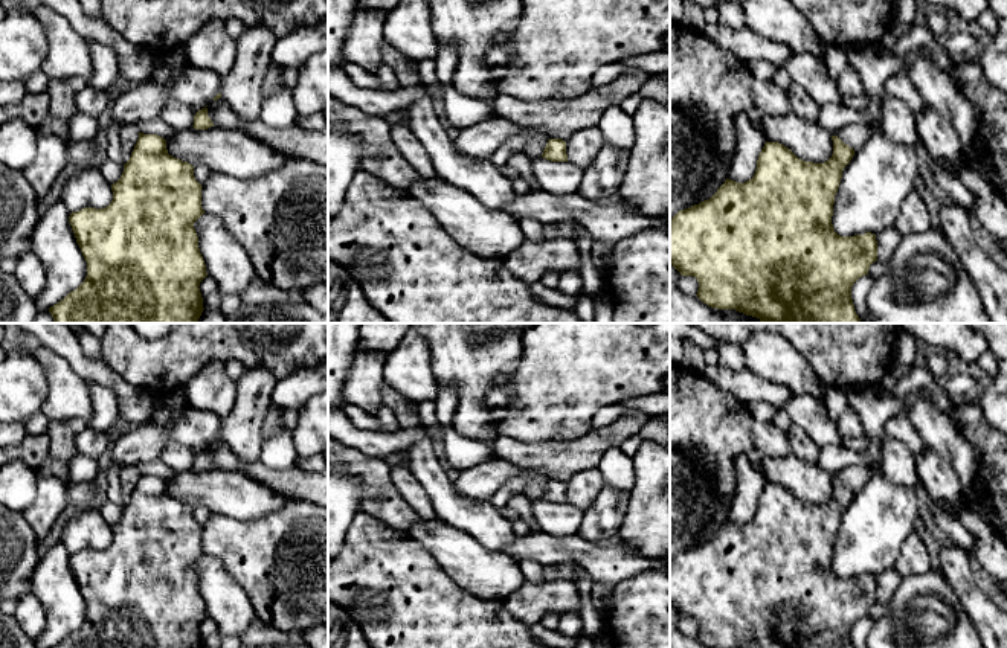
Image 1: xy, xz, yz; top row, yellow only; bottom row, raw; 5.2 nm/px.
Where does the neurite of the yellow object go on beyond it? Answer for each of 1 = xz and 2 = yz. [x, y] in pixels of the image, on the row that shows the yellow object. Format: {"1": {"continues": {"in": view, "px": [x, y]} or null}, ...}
{"1": {"continues": null}, "2": {"continues": null}}

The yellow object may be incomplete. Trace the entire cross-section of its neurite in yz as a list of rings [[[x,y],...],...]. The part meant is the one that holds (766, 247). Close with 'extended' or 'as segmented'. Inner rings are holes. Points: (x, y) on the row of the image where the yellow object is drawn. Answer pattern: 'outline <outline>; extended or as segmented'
outline [[[832,136],[832,140],[833,154],[824,163],[804,162],[784,145],[778,142],[766,142],[751,180],[737,183],[726,178],[709,200],[679,210],[670,220],[670,265],[673,265],[682,276],[693,276],[697,279],[699,290],[696,296],[703,303],[717,310],[735,310],[746,316],[757,317],[761,323],[862,323],[854,311],[851,287],[859,277],[868,274],[870,265],[877,261],[877,241],[876,235],[871,232],[854,236],[841,236],[833,229],[832,217],[835,195],[842,178],[842,171],[853,159],[854,149],[845,145],[838,136]]]; as segmented

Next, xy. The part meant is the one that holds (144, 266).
outline [[[139,133],[107,207],[72,212],[69,223],[87,262],[84,282],[49,308],[53,323],[197,323],[203,313],[200,282],[208,276],[194,223],[204,213],[194,166],[168,154],[166,140]]]; as segmented

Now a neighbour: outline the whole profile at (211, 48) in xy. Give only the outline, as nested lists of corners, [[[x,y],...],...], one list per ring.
[[[209,20],[183,46],[188,63],[226,76],[236,56],[236,41],[227,34],[224,21]]]

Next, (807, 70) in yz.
[[[809,52],[792,53],[783,69],[789,73],[792,84],[803,87],[819,107],[835,102],[841,104],[842,95],[824,64],[824,59]]]

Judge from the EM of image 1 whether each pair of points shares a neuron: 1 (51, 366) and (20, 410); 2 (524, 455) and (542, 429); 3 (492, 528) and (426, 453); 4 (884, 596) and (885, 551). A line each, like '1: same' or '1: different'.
1: different
2: different
3: same
4: different

